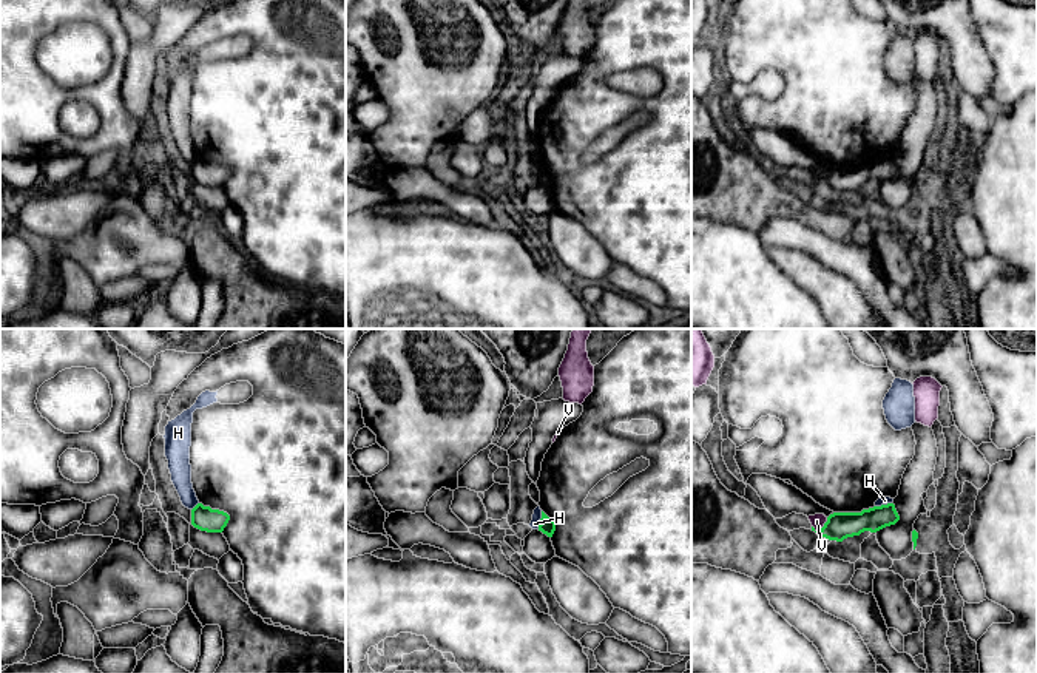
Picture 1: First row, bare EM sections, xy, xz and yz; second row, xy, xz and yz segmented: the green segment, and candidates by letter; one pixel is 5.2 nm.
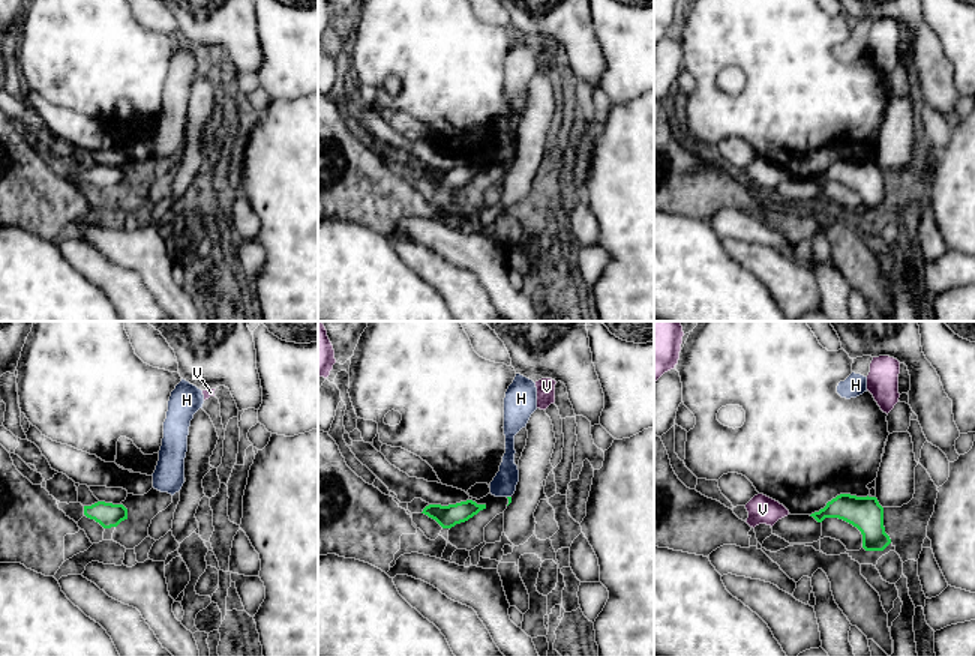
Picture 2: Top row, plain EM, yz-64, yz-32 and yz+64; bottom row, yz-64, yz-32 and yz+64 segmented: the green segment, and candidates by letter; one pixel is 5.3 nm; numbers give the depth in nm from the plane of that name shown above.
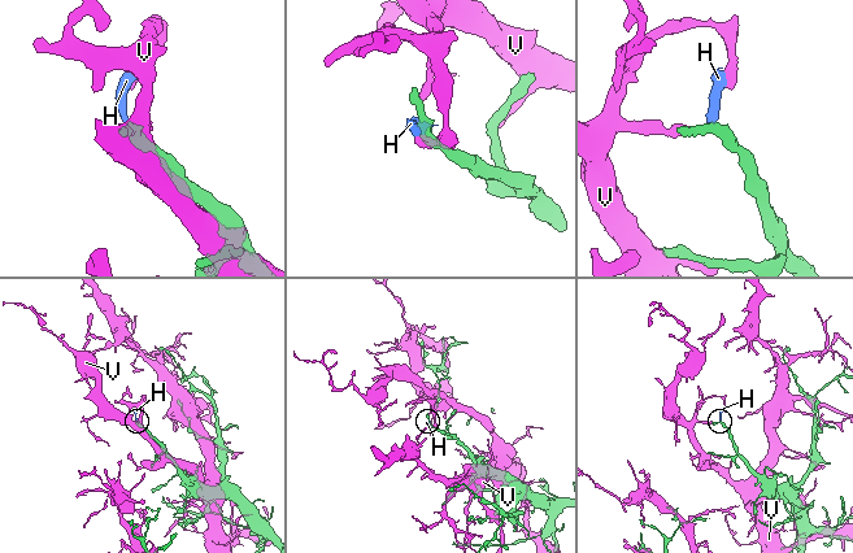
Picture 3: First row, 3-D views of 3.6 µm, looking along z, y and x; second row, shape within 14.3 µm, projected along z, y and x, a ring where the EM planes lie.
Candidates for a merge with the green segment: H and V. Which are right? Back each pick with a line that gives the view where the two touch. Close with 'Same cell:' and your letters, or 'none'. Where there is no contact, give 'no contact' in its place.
Same cell: none

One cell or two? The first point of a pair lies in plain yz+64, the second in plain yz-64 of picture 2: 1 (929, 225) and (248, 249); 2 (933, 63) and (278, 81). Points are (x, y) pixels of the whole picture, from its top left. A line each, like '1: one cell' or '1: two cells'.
1: two cells
2: two cells

